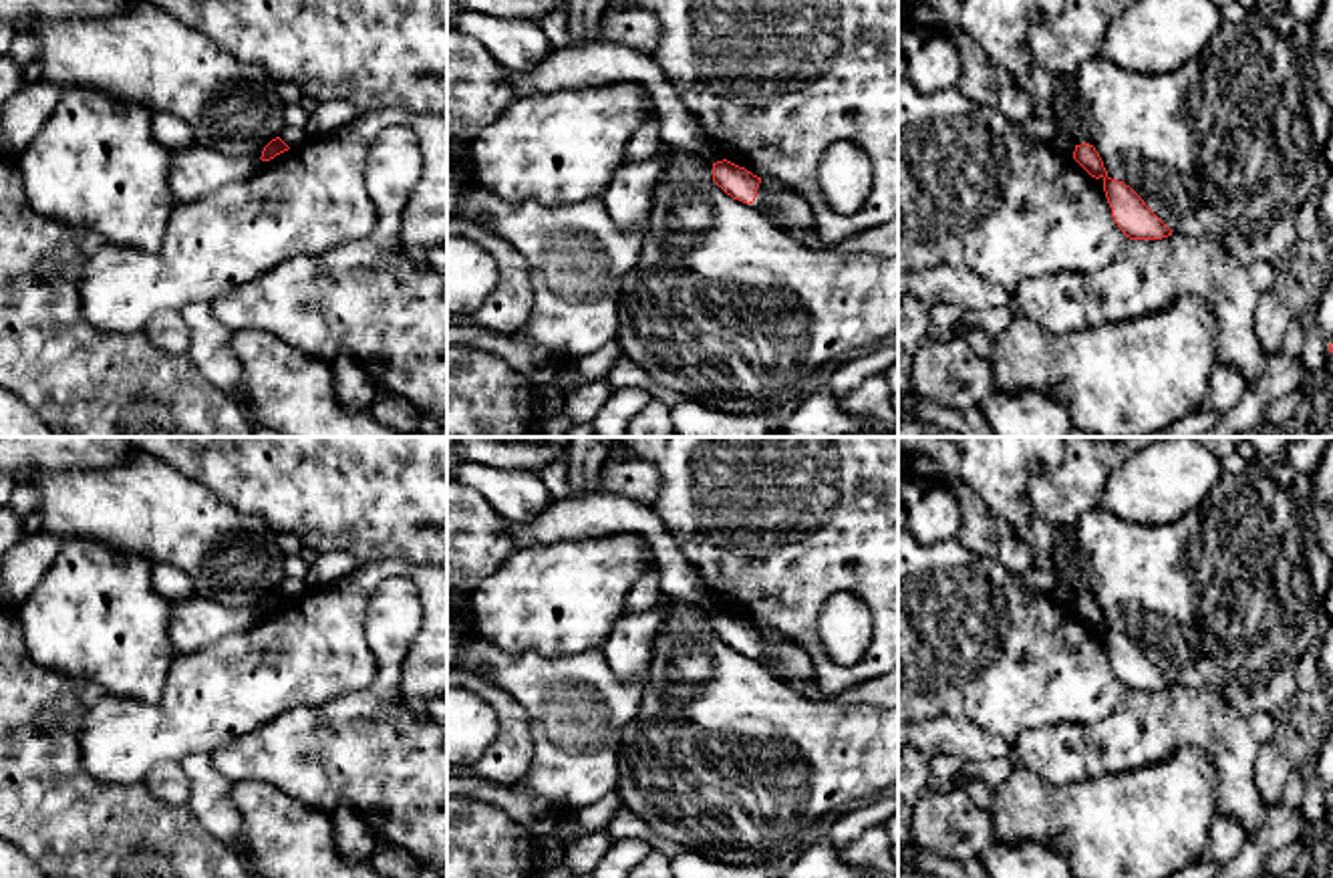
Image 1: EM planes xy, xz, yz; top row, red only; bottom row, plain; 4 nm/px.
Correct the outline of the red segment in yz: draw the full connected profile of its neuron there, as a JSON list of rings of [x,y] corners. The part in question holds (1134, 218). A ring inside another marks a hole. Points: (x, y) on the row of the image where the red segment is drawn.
[[[1075,145],[1073,159],[1095,179],[1103,179],[1103,191],[1112,207],[1112,217],[1130,240],[1162,240],[1172,230],[1144,203],[1144,199],[1124,181],[1112,179],[1093,145]]]

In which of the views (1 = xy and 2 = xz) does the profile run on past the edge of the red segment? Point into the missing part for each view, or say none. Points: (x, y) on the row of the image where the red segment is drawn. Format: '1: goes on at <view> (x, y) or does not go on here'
1: does not go on here
2: does not go on here

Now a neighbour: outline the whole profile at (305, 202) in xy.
[[[364,111],[304,147],[262,161],[248,179],[232,181],[197,201],[175,203],[155,252],[101,246],[81,276],[85,320],[99,332],[139,332],[165,308],[179,312],[193,302],[211,304],[294,256],[320,258],[371,236],[381,220],[366,191],[366,155],[375,139],[395,125],[409,127],[423,151],[423,173],[401,213],[399,248],[415,264],[427,262],[431,248],[447,244],[447,113]]]

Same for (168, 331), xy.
[[[171,308],[157,312],[143,332],[163,352],[181,354],[189,350],[189,328],[183,316]]]

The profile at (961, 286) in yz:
[[[946,264],[918,272],[898,272],[898,300],[904,294],[914,294],[928,304],[954,304],[962,312],[1009,306],[1013,298],[1003,286],[977,272]]]

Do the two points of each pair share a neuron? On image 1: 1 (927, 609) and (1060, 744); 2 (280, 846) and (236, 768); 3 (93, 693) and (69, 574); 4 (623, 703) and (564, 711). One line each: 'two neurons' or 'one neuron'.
1: two neurons
2: two neurons
3: two neurons
4: one neuron

